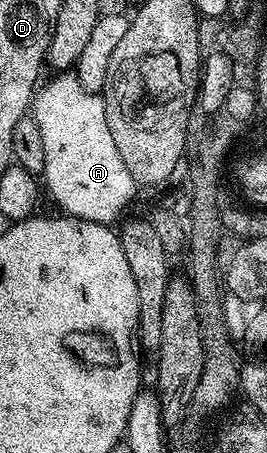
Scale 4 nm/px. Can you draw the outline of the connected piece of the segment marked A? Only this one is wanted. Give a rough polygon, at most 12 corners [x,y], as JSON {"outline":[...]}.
{"outline":[[74,73],[33,99],[64,215],[114,223],[135,177]]}

